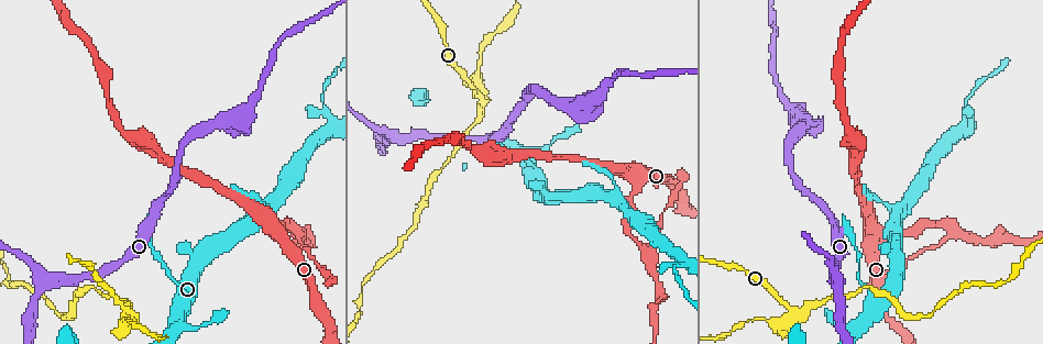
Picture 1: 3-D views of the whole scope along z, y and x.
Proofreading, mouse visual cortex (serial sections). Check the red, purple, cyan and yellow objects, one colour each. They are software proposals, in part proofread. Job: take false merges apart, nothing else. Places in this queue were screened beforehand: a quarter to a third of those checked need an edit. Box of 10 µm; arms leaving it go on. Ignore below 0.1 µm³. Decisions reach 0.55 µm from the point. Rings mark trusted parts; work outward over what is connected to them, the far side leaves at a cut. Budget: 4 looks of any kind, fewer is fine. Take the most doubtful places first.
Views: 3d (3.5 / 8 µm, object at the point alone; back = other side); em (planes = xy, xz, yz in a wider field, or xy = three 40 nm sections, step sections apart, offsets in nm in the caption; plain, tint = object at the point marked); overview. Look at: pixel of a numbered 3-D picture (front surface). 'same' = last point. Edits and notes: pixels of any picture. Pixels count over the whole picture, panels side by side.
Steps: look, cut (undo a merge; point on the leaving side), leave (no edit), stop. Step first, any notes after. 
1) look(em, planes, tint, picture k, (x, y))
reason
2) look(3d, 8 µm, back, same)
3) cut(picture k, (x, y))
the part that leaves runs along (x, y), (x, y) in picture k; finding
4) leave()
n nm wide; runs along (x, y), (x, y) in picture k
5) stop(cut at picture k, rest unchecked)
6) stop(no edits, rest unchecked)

look(3d, 3.5 µm, picture 1, (791, 315))
a fork

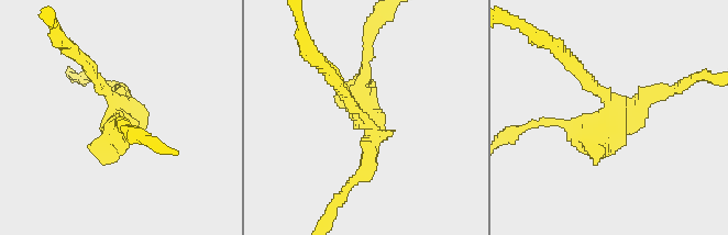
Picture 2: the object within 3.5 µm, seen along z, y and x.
look(em, planes, tint, picture 2, (612, 115))
now the EM

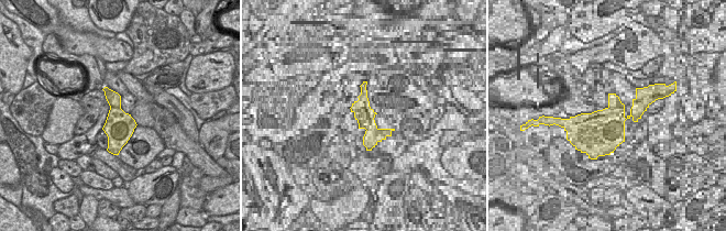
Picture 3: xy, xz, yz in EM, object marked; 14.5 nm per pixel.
cut(picture 2, (143, 111))
the part that leaves runs along (608, 107), (630, 118), (686, 84) in picture 2; two cells meet here

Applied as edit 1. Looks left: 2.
look(3d, 3.5 µm, picture 1, (674, 269))
narrows sharply

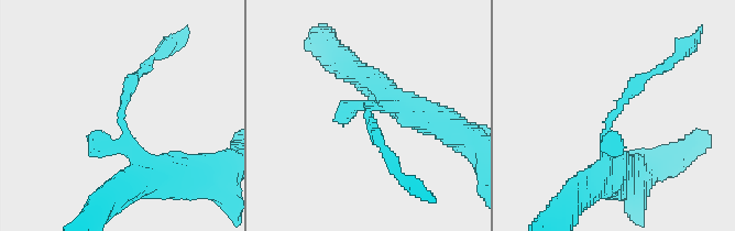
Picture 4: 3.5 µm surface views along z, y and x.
look(em, xy, step 5, tint, picture 4, (368, 113))

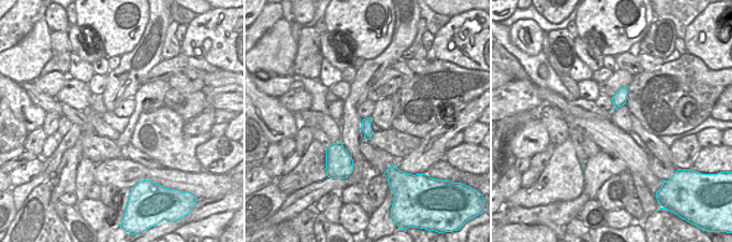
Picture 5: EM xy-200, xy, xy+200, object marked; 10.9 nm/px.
leave()
100 nm wide; runs along (592, 182), (609, 121), (659, 70) in picture 4; continuous, no second cell

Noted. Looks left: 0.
stop(cut at picture 2, rest unchecked)

